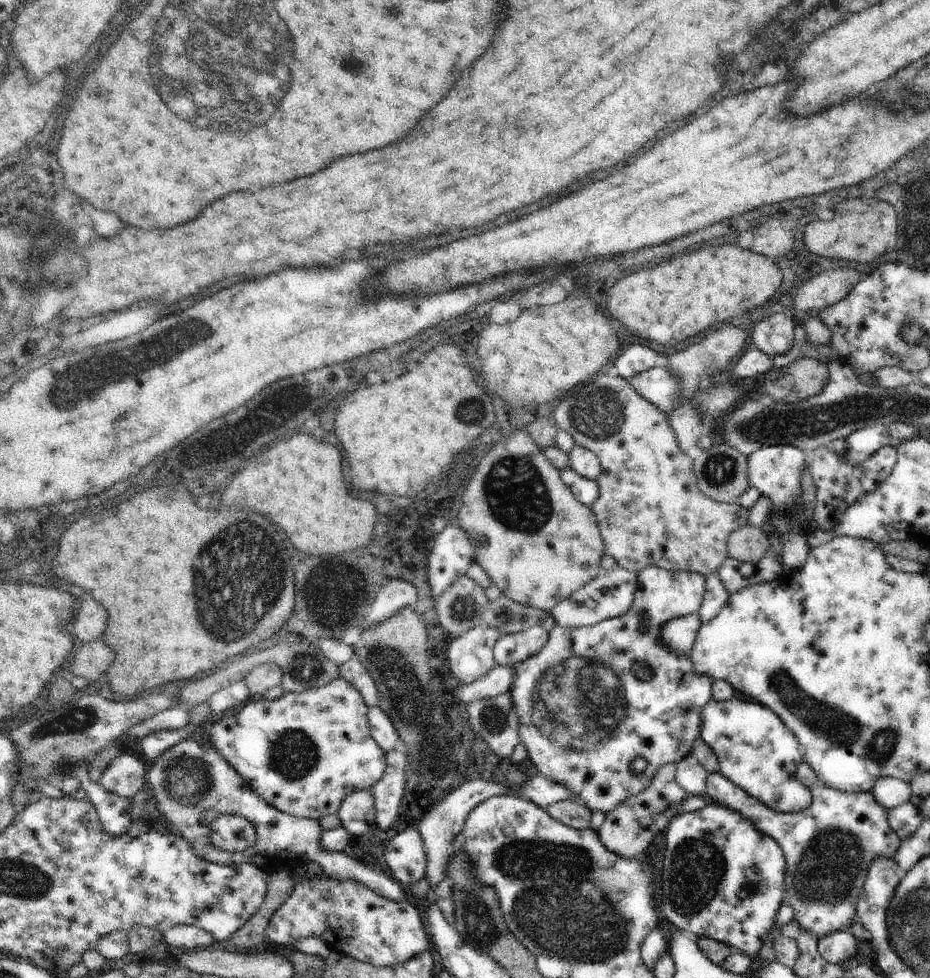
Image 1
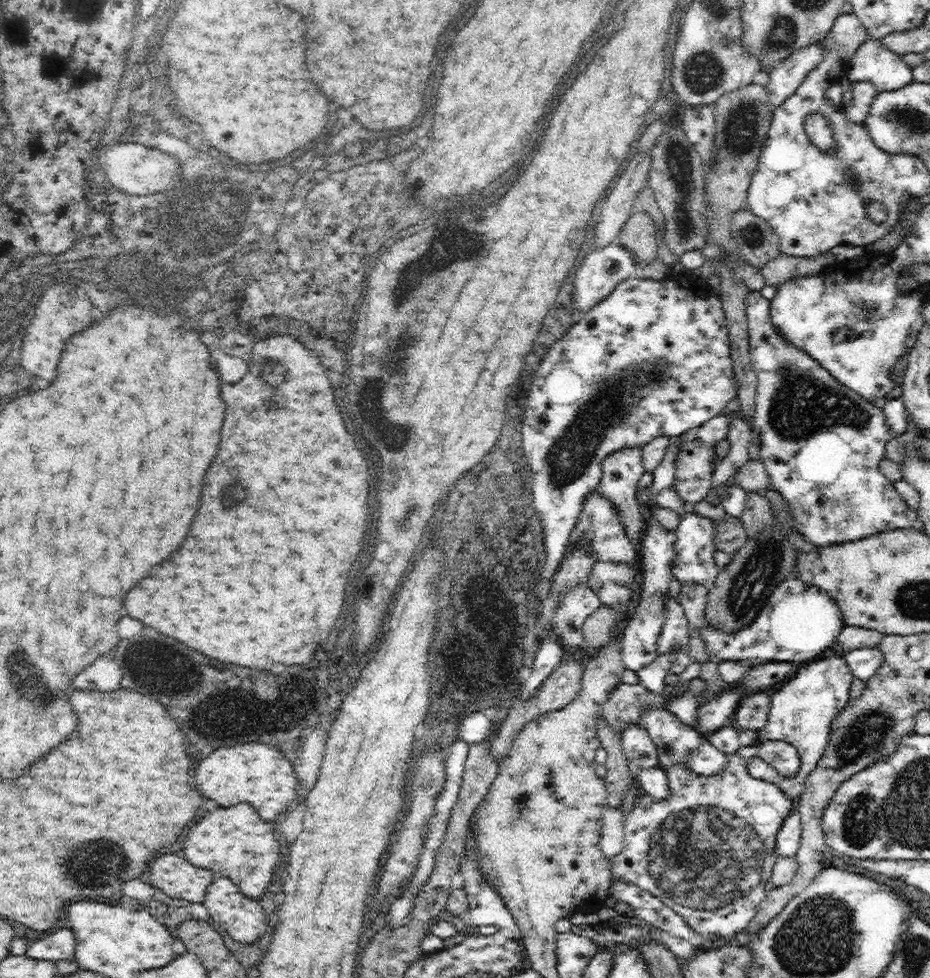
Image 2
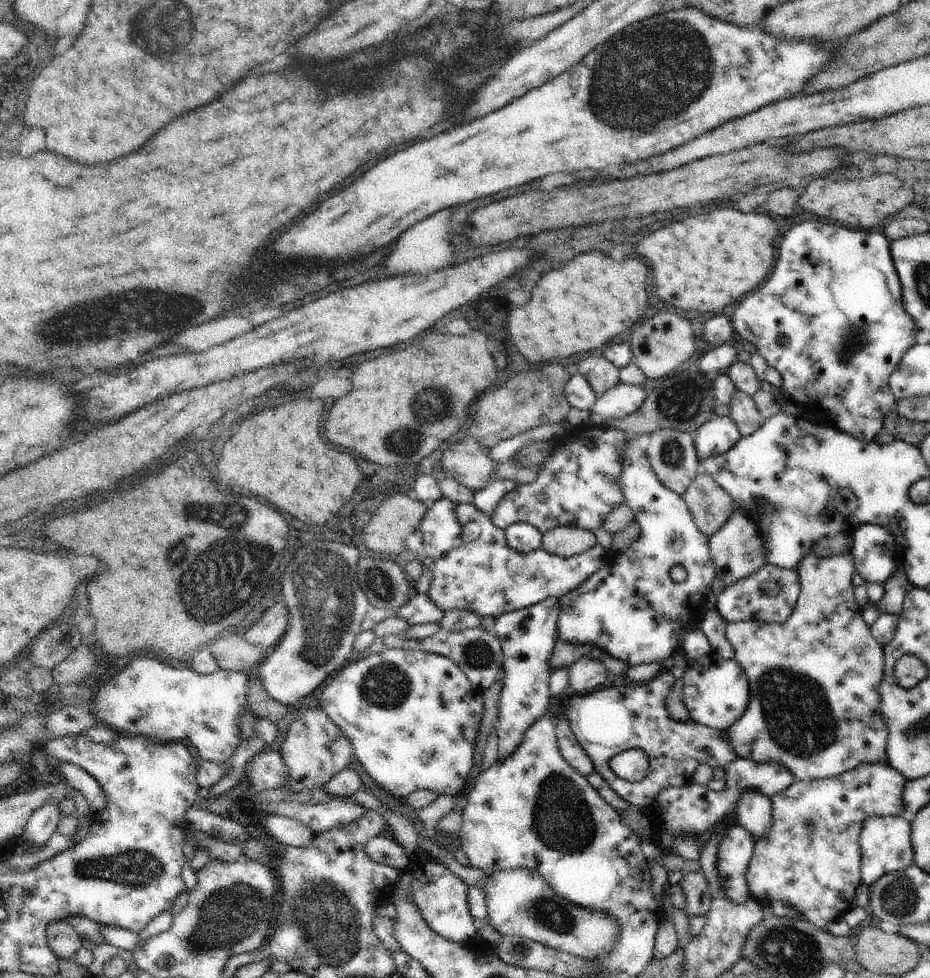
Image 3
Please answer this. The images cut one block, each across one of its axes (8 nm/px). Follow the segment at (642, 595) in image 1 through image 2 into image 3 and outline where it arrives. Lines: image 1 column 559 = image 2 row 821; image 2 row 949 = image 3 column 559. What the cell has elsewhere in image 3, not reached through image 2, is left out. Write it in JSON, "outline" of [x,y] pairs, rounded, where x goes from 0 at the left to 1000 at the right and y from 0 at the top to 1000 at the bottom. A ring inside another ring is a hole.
{"outline":[[[719,685],[709,687],[698,699],[674,699],[640,703],[627,712],[610,712],[603,716],[601,736],[608,734],[620,763],[635,775],[640,789],[678,824],[694,828],[717,806],[732,806],[745,798],[745,789],[752,781],[780,785],[795,773],[786,767],[786,761],[775,753],[775,746],[745,738],[724,738],[715,724],[713,714],[724,701],[726,691]],[[674,767],[694,767],[698,773],[698,791],[689,800],[674,800],[659,791],[655,777]]]}

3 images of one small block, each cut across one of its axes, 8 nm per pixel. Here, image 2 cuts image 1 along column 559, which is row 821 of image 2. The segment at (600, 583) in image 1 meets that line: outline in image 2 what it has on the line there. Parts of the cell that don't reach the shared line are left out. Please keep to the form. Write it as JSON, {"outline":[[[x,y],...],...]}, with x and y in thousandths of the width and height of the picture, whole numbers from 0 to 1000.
{"outline":[[[656,824],[649,830],[647,836],[647,859],[645,869],[652,877],[662,877],[671,869],[671,843],[673,843],[673,830],[667,824]]]}

